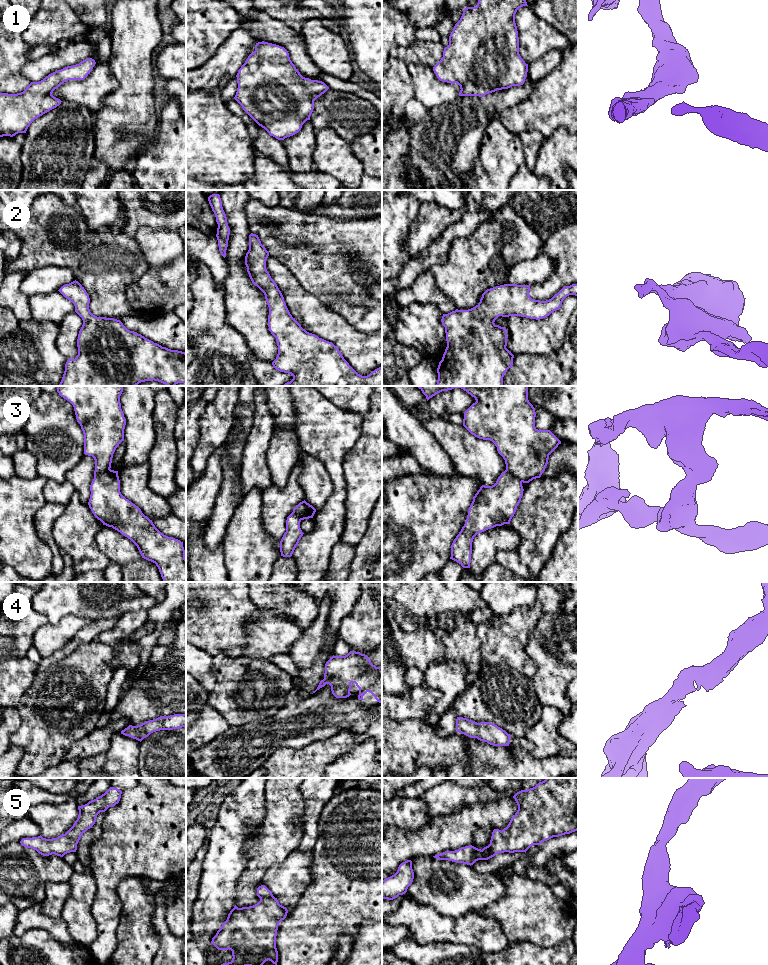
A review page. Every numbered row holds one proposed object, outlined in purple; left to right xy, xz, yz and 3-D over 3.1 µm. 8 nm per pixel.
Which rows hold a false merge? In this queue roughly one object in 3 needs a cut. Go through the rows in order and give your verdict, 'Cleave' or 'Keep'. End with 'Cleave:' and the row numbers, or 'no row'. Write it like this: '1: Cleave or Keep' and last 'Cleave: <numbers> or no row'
1: Keep
2: Keep
3: Cleave
4: Keep
5: Keep
Cleave: 3

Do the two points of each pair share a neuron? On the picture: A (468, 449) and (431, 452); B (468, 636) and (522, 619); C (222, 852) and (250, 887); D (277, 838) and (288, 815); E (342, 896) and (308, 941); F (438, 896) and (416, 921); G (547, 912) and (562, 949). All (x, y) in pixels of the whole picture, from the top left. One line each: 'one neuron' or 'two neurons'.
A: two neurons
B: two neurons
C: two neurons
D: one neuron
E: one neuron
F: two neurons
G: two neurons

